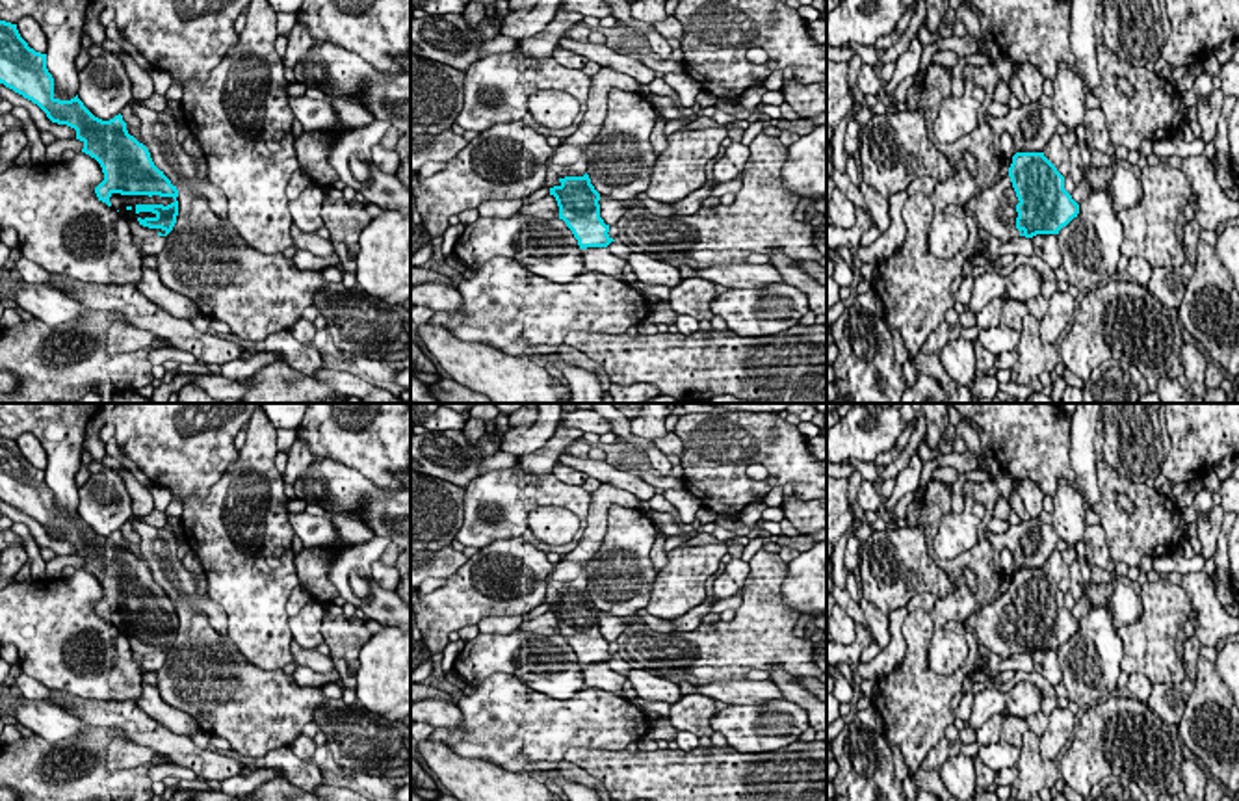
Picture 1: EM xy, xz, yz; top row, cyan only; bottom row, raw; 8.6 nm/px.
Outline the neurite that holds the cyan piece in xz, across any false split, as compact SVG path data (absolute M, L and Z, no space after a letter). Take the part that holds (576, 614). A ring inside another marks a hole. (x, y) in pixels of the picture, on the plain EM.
M602 483L591 492L587 528L578 546L565 554L546 578L546 602L559 623L559 636L567 639L580 665L607 663L615 658L609 641L600 634L600 610L587 591L585 565L594 559L607 528L613 504L641 509L641 500L628 491Z

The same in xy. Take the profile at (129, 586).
M0 437L0 500L37 520L52 539L76 546L82 569L95 574L104 589L95 604L98 617L128 637L136 658L173 647L178 606L154 582L149 565L128 550L123 532L102 537L78 511L71 517L56 515L46 470L30 465L17 440L6 437Z

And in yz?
M1016 569L1009 591L992 604L983 606L960 623L970 626L979 647L1009 658L1018 652L1033 654L1037 650L1059 650L1079 630L1079 621L1064 606L1064 593L1044 572L1044 569Z

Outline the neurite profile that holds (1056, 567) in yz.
M1055 548L1042 569L1063 593L1070 589L1070 567L1064 563L1061 550Z

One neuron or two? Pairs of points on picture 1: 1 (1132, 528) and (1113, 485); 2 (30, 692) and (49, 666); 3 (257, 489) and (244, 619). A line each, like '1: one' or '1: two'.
1: one
2: two
3: one

